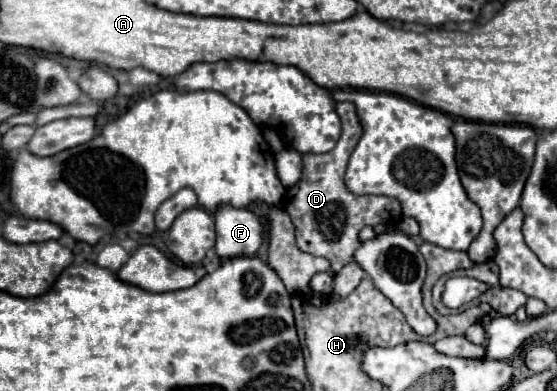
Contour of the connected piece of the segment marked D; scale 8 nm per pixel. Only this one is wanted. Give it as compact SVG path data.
M339 102L337 114L343 124L343 134L337 146L325 154L303 154L303 178L299 184L289 188L283 198L283 208L291 216L291 222L295 226L297 248L301 252L327 258L331 262L333 272L339 272L345 264L353 260L353 252L361 244L359 230L363 226L385 224L385 214L387 214L387 220L391 220L391 226L397 224L397 216L399 220L403 218L401 206L395 198L355 196L345 188L345 182L343 182L345 168L357 140L363 134L363 128L359 124L355 106L351 102Z

